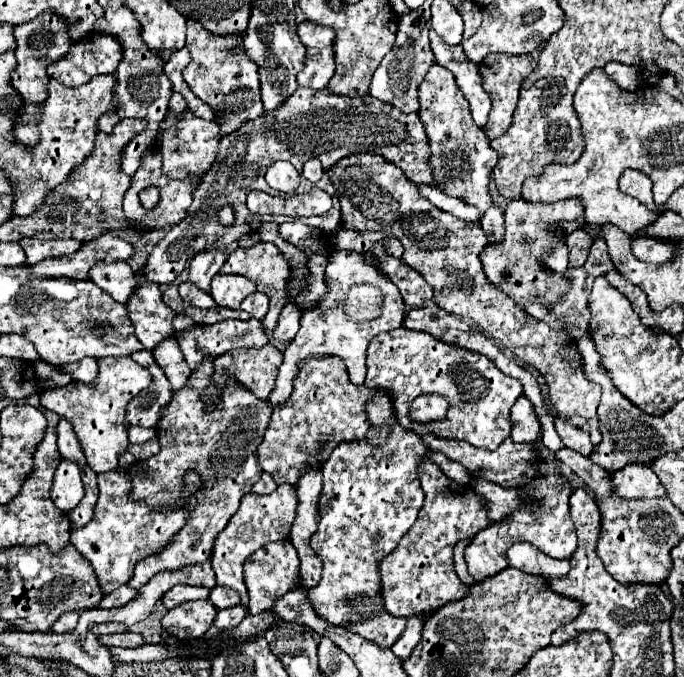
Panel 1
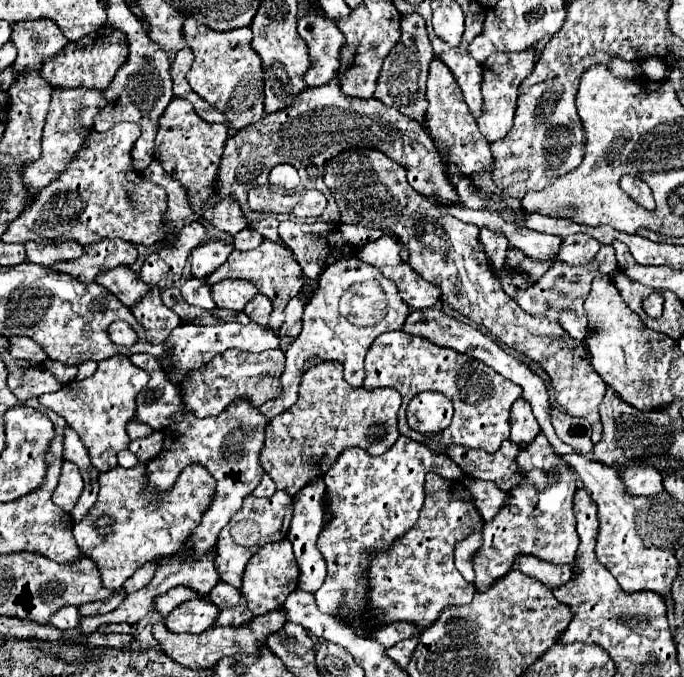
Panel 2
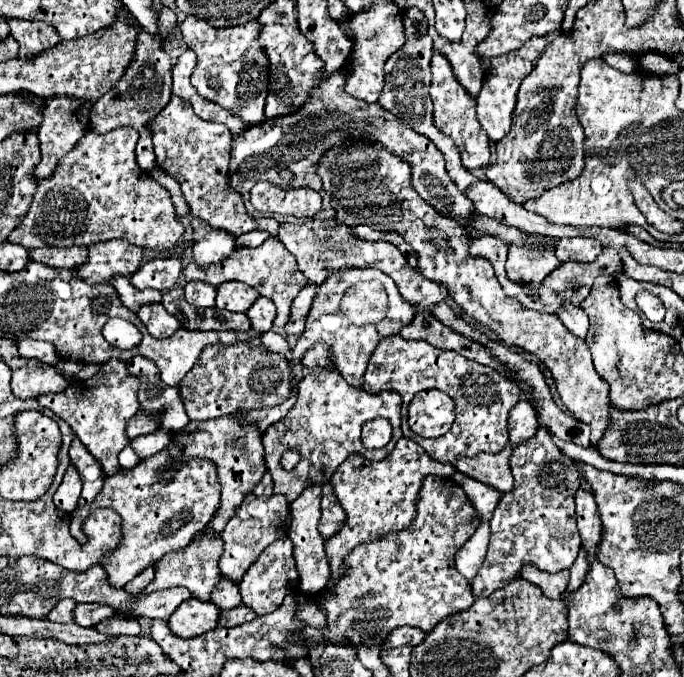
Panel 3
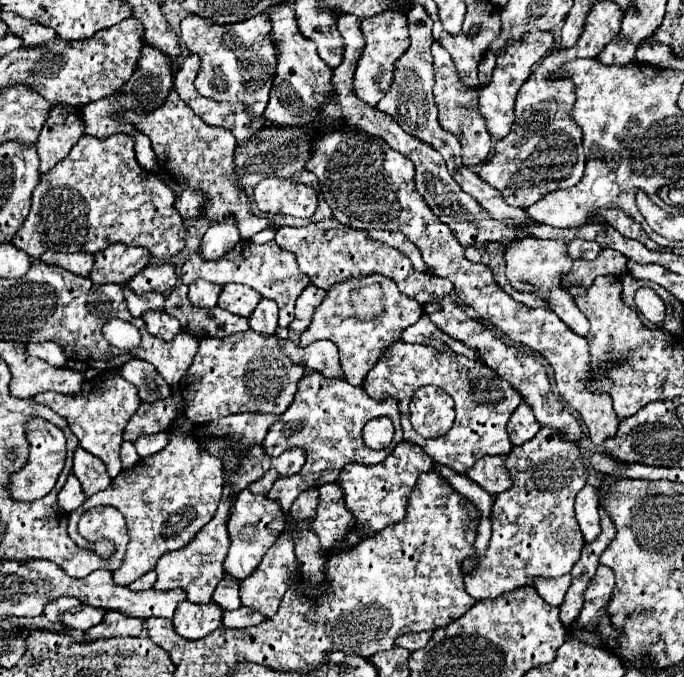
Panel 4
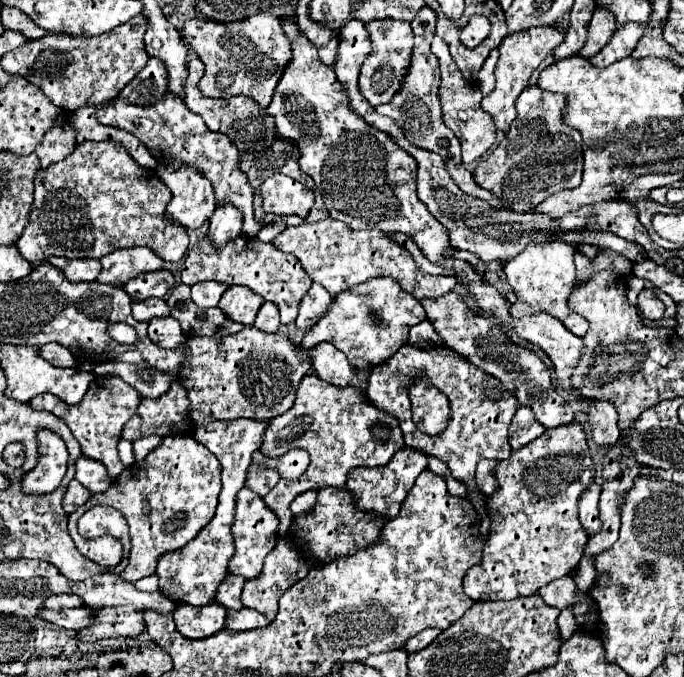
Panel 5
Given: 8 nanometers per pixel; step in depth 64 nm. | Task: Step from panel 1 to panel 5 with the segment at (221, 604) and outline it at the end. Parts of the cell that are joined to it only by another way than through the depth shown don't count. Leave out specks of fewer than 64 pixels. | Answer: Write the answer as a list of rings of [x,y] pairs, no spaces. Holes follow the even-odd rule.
[[[228,574],[220,588],[218,588],[218,594],[216,594],[216,602],[220,602],[224,608],[228,610],[240,610],[242,608],[242,602],[240,602],[240,592],[242,592],[242,586],[244,586],[244,578],[242,576],[234,576],[234,574]]]

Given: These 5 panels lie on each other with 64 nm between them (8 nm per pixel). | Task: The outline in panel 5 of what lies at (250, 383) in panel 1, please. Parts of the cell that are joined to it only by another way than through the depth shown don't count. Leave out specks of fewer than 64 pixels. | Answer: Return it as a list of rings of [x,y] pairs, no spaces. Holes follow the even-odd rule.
[[[244,326],[240,332],[232,336],[224,336],[222,340],[214,338],[188,338],[190,352],[180,368],[178,382],[184,384],[190,400],[190,416],[194,424],[210,424],[212,420],[232,420],[232,418],[256,418],[256,420],[270,420],[284,412],[288,412],[294,404],[298,384],[302,376],[310,370],[310,360],[300,352],[290,338],[282,334],[268,334],[256,330],[254,326]]]

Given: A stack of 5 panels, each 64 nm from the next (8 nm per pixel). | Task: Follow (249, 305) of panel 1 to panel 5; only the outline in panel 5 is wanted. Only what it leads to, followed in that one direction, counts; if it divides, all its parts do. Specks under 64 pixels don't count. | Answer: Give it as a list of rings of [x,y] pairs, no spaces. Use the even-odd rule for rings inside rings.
[[[264,302],[260,306],[260,312],[256,314],[254,326],[262,332],[276,332],[280,326],[280,316],[278,316],[278,308],[272,302]]]

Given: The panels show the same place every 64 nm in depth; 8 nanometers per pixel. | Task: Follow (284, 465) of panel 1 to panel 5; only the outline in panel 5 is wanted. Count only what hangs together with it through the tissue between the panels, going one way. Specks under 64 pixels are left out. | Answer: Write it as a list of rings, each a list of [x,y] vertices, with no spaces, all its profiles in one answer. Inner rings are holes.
[[[308,374],[300,382],[294,406],[286,414],[270,420],[270,424],[264,432],[264,438],[262,438],[260,452],[268,458],[274,458],[274,456],[282,456],[290,448],[308,450],[310,466],[306,468],[304,476],[300,476],[296,480],[280,480],[264,496],[264,502],[280,518],[280,526],[278,526],[280,536],[286,536],[286,532],[294,520],[294,516],[290,512],[290,504],[298,494],[302,494],[306,490],[320,490],[324,486],[344,486],[348,470],[356,468],[356,466],[366,466],[366,468],[384,466],[394,456],[396,450],[404,448],[404,440],[402,440],[402,430],[398,426],[396,416],[376,408],[368,398],[364,398],[364,394],[360,390],[336,388],[334,384],[320,380],[316,374]],[[376,422],[384,422],[384,424],[392,426],[392,436],[388,438],[388,442],[376,440],[370,434],[370,426]]]

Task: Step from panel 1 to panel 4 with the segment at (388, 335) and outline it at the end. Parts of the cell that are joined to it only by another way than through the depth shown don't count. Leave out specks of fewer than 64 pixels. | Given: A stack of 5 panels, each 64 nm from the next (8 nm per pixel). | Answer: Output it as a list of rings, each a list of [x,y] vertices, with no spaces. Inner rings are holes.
[[[396,340],[396,344],[390,344],[384,350],[384,356],[380,356],[380,360],[368,372],[362,388],[372,398],[396,396],[400,402],[404,440],[422,446],[434,462],[448,466],[458,474],[464,474],[466,468],[470,468],[478,458],[486,454],[508,454],[512,450],[506,424],[510,414],[522,402],[522,396],[516,392],[516,388],[510,388],[506,380],[500,380],[500,376],[496,376],[496,372],[492,372],[492,368],[482,362],[468,360],[466,356],[460,356],[452,350],[440,352],[424,344],[406,344],[402,340]],[[428,384],[442,388],[456,402],[456,420],[452,430],[434,440],[416,438],[416,430],[408,420],[408,404],[412,394]]]

